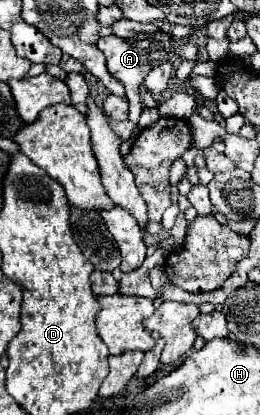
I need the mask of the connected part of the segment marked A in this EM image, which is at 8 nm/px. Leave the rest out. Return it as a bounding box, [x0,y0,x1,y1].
[98,33,176,123]

